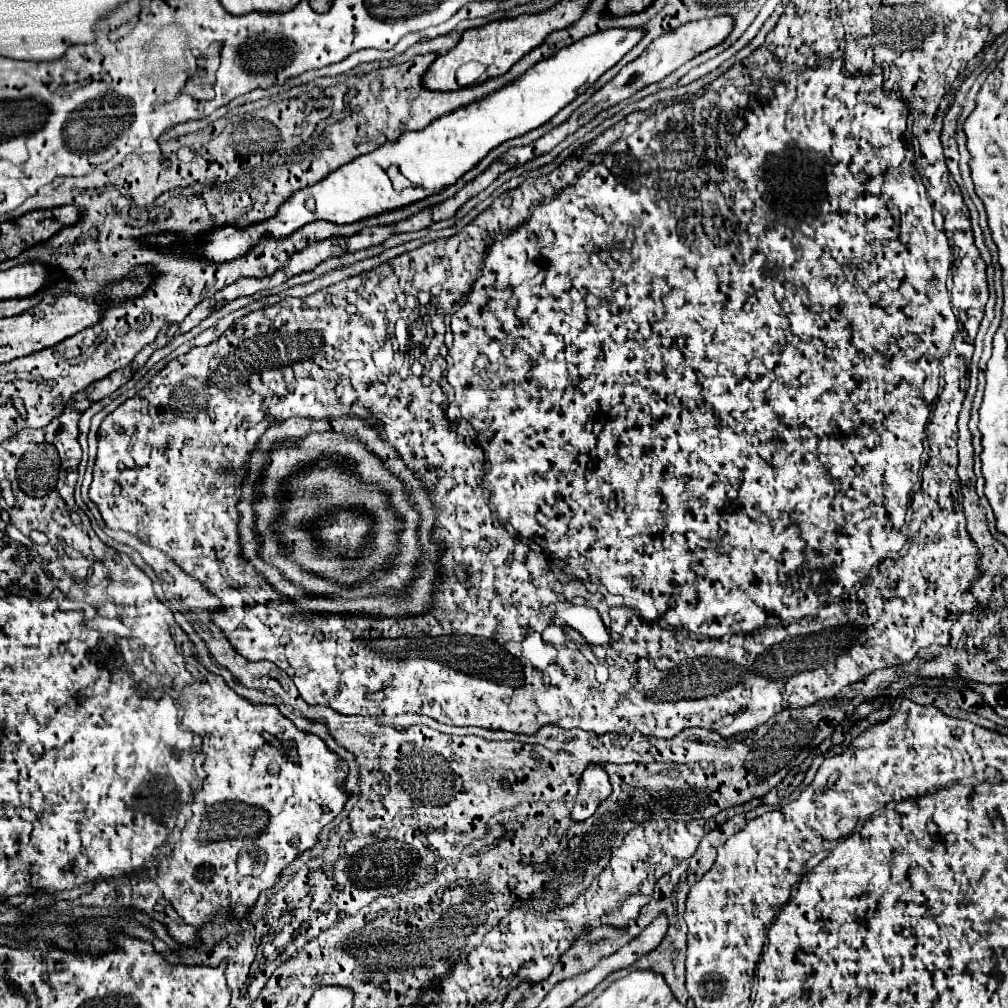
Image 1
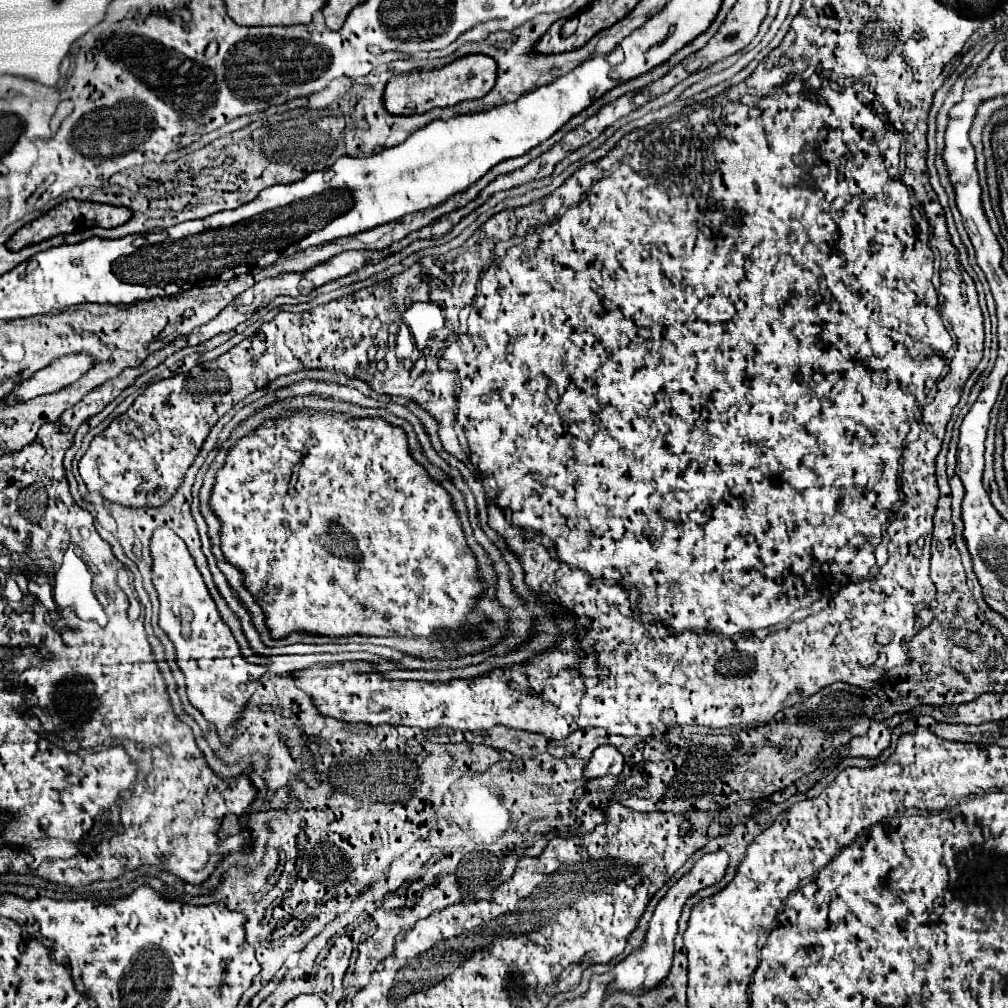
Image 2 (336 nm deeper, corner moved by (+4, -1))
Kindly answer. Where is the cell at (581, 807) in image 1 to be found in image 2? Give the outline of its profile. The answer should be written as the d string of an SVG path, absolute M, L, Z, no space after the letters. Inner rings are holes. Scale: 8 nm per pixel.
M600 746L594 750L584 774L586 778L606 776L606 774L620 774L624 768L624 756L614 746Z

